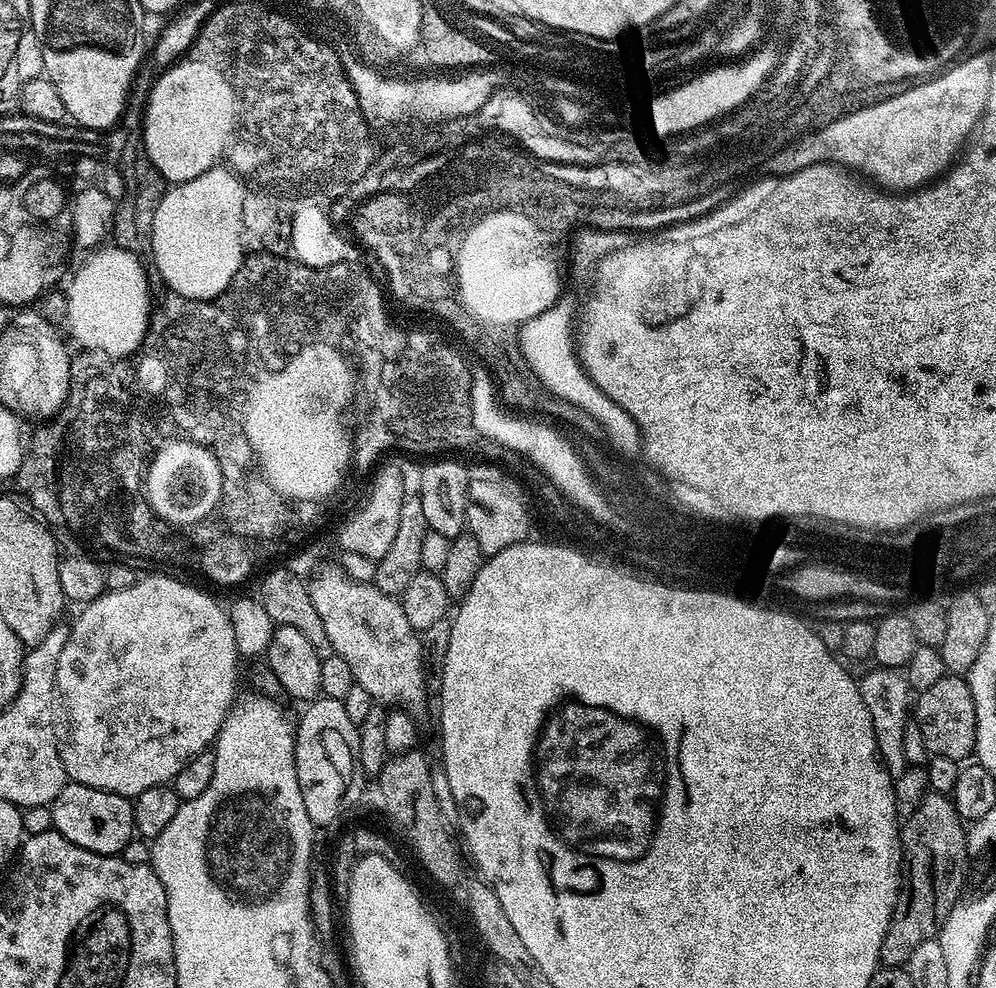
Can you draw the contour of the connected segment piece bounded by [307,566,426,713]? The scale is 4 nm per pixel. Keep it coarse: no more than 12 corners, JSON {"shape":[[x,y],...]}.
{"shape":[[339,567],[309,596],[380,706],[424,704],[425,649],[399,599]]}

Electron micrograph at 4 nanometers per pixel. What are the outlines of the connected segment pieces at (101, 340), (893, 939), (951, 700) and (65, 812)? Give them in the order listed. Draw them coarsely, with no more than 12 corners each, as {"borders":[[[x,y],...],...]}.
{"borders":[[[101,247],[68,284],[71,339],[133,355],[150,321],[148,276]],[[951,795],[900,830],[880,963],[907,965],[961,899],[970,849]],[[945,674],[914,700],[932,756],[975,753],[974,694]],[[69,782],[53,829],[115,856],[134,838],[127,796]]]}

